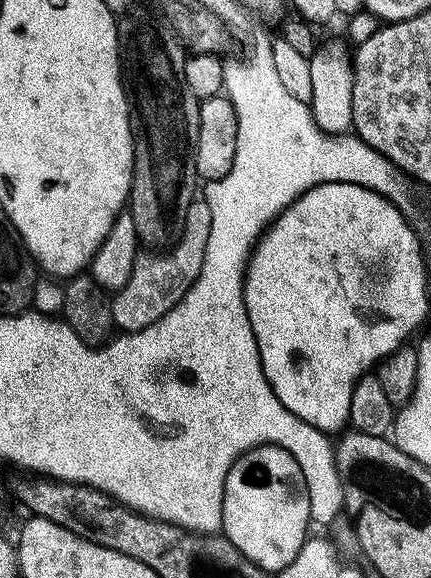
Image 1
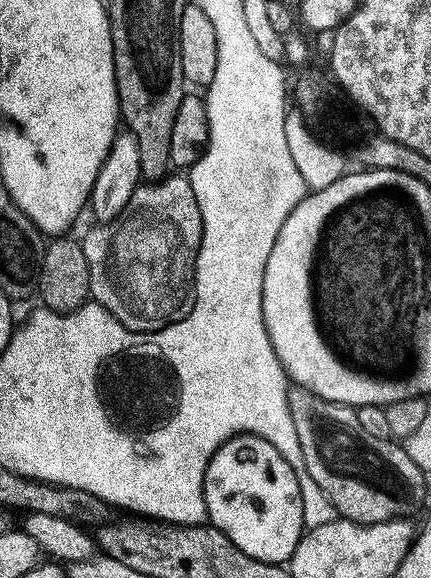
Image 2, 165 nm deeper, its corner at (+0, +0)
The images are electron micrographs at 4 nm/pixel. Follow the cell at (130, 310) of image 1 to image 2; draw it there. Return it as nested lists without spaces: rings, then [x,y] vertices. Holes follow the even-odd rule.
[[[169,174],[162,180],[155,182],[142,182],[134,190],[134,198],[130,198],[127,210],[109,224],[97,223],[96,228],[92,228],[82,239],[82,247],[86,254],[86,266],[90,274],[90,286],[88,291],[91,299],[95,303],[102,305],[111,316],[118,318],[122,326],[126,326],[132,332],[157,332],[168,324],[175,324],[177,320],[186,318],[196,301],[196,259],[200,253],[200,243],[202,242],[202,210],[198,210],[198,198],[194,198],[192,184],[188,181],[187,175]]]

